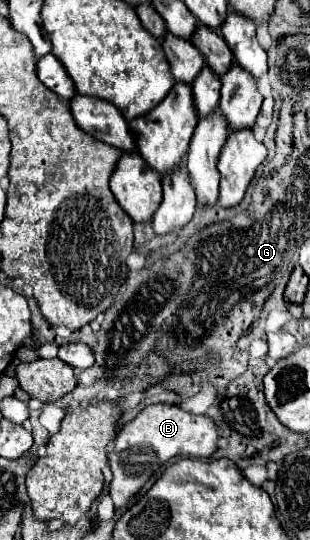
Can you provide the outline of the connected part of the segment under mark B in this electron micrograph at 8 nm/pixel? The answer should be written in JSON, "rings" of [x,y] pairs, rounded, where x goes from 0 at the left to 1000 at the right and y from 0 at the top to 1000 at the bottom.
{"rings":[[[500,746],[500,750],[474,750],[429,780],[403,783],[390,791],[390,798],[377,802],[371,813],[371,831],[352,839],[352,857],[358,857],[358,872],[365,872],[365,891],[352,902],[352,917],[365,924],[371,943],[403,939],[416,931],[423,920],[435,920],[448,913],[448,906],[558,846],[681,846],[700,835],[700,791],[694,783],[668,772],[668,769],[623,769],[610,761],[590,761],[571,750],[552,746]]]}

